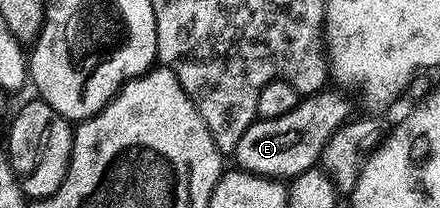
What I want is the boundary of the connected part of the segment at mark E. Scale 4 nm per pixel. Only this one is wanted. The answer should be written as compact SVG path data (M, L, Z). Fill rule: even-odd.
M323 89L317 95L305 96L296 105L296 109L292 109L292 113L284 113L284 117L255 118L254 124L234 146L232 158L238 162L235 164L241 170L279 181L289 181L315 166L321 160L322 149L328 137L352 115L350 103L346 100L349 98L337 90L330 90Z

